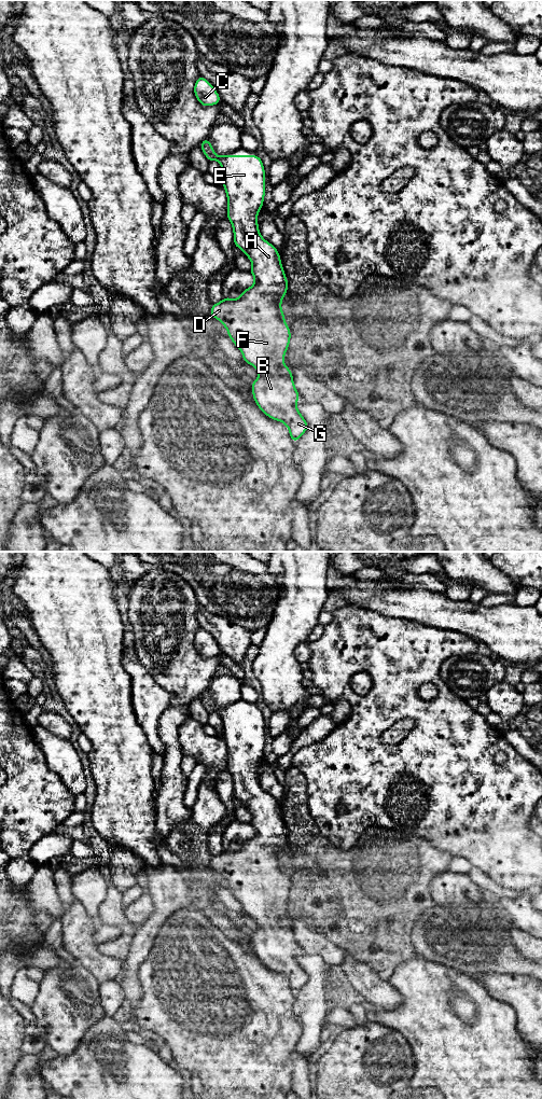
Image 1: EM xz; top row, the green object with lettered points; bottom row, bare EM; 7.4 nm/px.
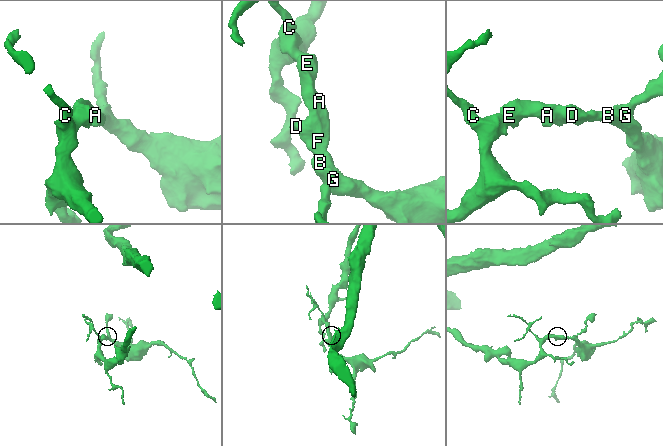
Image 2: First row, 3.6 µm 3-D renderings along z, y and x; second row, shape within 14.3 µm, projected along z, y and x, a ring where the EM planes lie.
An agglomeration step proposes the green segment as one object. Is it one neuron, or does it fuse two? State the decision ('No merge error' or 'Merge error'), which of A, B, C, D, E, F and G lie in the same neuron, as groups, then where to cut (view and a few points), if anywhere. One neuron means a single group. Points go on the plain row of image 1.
No merge error. Groups: A B C D E F G. No split

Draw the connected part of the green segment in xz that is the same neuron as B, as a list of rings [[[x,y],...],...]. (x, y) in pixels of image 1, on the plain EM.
[[[208,688],[199,697],[209,713],[218,712],[222,719],[222,738],[228,752],[226,769],[233,778],[234,797],[249,809],[252,815],[250,825],[254,829],[254,836],[242,841],[240,849],[233,851],[225,848],[221,853],[212,855],[209,864],[223,875],[228,889],[241,903],[244,914],[259,923],[258,931],[251,934],[254,954],[267,969],[283,974],[289,980],[291,992],[295,994],[307,983],[308,975],[296,959],[300,945],[294,937],[291,921],[283,916],[291,892],[291,882],[281,861],[281,852],[288,844],[288,831],[278,802],[259,782],[258,766],[265,749],[264,717],[259,707],[218,708]]]

